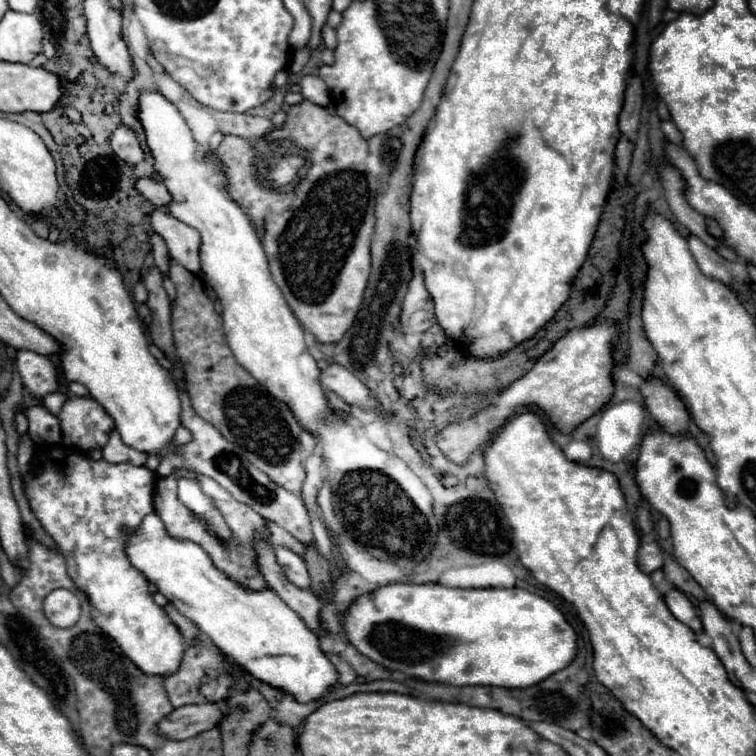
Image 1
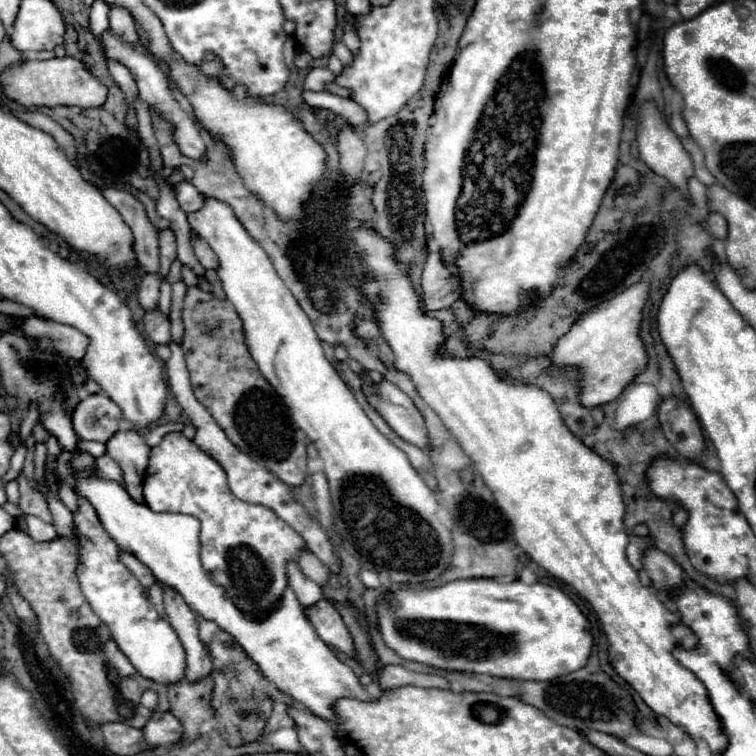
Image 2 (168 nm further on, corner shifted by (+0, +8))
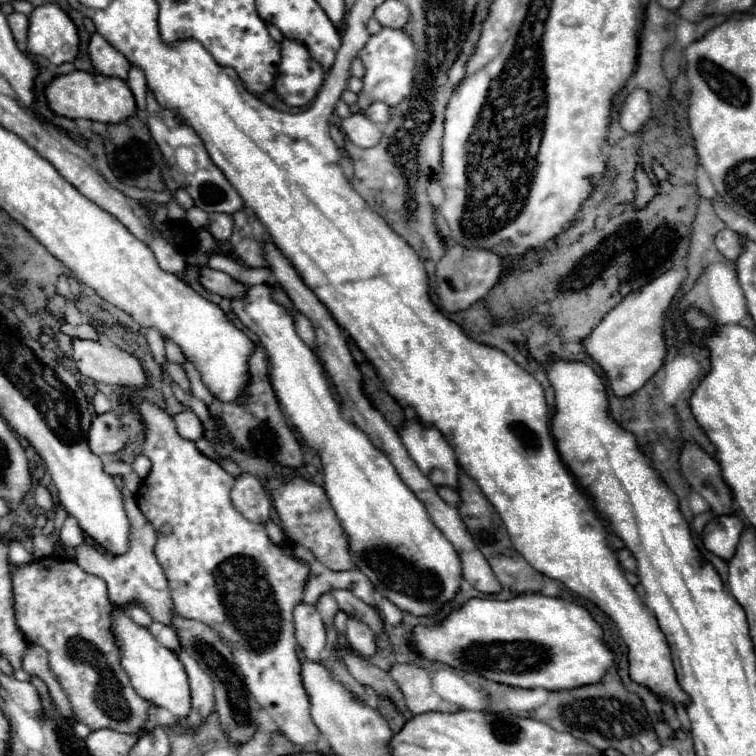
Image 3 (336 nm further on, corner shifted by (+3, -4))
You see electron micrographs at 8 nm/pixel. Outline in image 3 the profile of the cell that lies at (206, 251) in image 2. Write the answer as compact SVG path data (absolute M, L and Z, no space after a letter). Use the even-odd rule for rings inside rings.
M208 266L202 268L202 280L200 282L206 290L210 290L222 298L228 298L228 300L238 300L246 292L246 286L242 282L234 280L226 272L218 272L218 270L212 270Z

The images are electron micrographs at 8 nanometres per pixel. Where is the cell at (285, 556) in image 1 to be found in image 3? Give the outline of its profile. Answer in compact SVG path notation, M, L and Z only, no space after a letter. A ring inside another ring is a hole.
M298 604L294 610L296 640L304 652L304 658L310 662L320 662L320 652L326 648L326 628L316 610L310 604Z

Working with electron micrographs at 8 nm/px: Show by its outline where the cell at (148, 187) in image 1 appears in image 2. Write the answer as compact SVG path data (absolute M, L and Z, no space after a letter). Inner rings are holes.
M179 182L173 186L173 194L179 202L179 206L185 212L195 212L201 208L201 192L197 192L197 188L191 182Z

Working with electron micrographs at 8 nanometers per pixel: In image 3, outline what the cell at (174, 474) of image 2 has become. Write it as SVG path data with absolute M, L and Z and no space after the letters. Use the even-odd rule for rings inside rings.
M132 392L132 394L126 394L124 400L132 404L134 412L140 414L140 418L142 418L142 422L144 422L144 436L146 436L146 438L144 438L144 450L142 450L142 454L152 462L152 468L150 468L150 474L148 474L148 476L142 480L142 484L140 484L142 490L138 492L136 502L138 502L138 508L142 510L142 514L148 518L148 522L150 522L150 524L154 526L154 530L158 532L158 542L156 542L154 554L156 554L156 558L158 558L158 562L160 562L160 566L164 568L164 574L166 574L166 578L168 578L170 592L172 592L172 602L174 602L174 612L176 612L178 616L182 616L182 618L204 622L206 626L210 626L210 628L212 628L212 630L214 630L230 648L232 648L232 656L234 656L234 660L236 660L236 664L238 664L238 668L240 668L240 672L242 672L242 676L244 676L244 684L246 684L248 692L252 694L252 698L258 702L258 706L260 706L262 710L266 710L266 712L270 714L270 718L278 724L278 728L282 730L282 734L284 734L290 742L294 742L294 744L300 746L300 748L306 748L310 742L316 742L316 740L318 740L320 732L318 732L316 724L312 722L312 716L310 716L310 698L308 698L308 694L306 694L306 690L304 690L302 676L300 676L300 658L298 658L298 654L296 654L298 644L296 644L296 638L294 638L294 620L292 620L292 612L294 612L294 608L302 602L304 584L306 584L306 580L308 580L308 564L302 562L302 560L296 560L296 558L290 558L290 556L282 554L280 546L276 546L276 544L268 538L266 528L264 528L262 524L250 522L250 520L246 520L244 516L240 516L240 512L236 512L236 508L234 508L232 502L230 502L230 490L232 490L232 486L234 486L234 478L232 478L216 460L210 460L208 456L204 456L204 454L196 448L196 444L194 444L192 440L184 440L184 438L176 432L174 418L172 418L170 414L166 414L166 412L164 412L162 408L158 408L154 402L144 400L144 398L140 398L140 396L134 394L134 392ZM164 524L172 526L172 534L170 534L170 536L164 536L164 534L160 532L160 528L162 528Z

